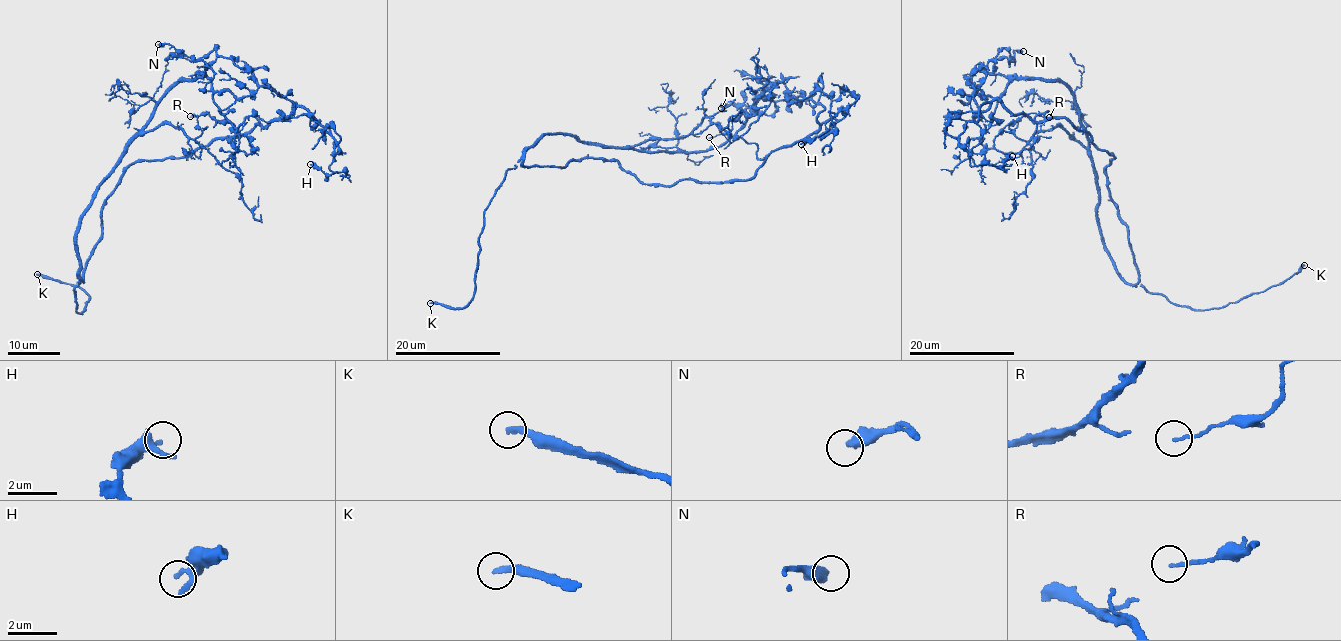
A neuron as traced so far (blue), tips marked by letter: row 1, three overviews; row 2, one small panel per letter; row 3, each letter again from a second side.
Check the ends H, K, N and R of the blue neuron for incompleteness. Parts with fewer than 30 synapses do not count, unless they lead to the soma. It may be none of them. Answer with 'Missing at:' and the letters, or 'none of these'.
Missing at: K

